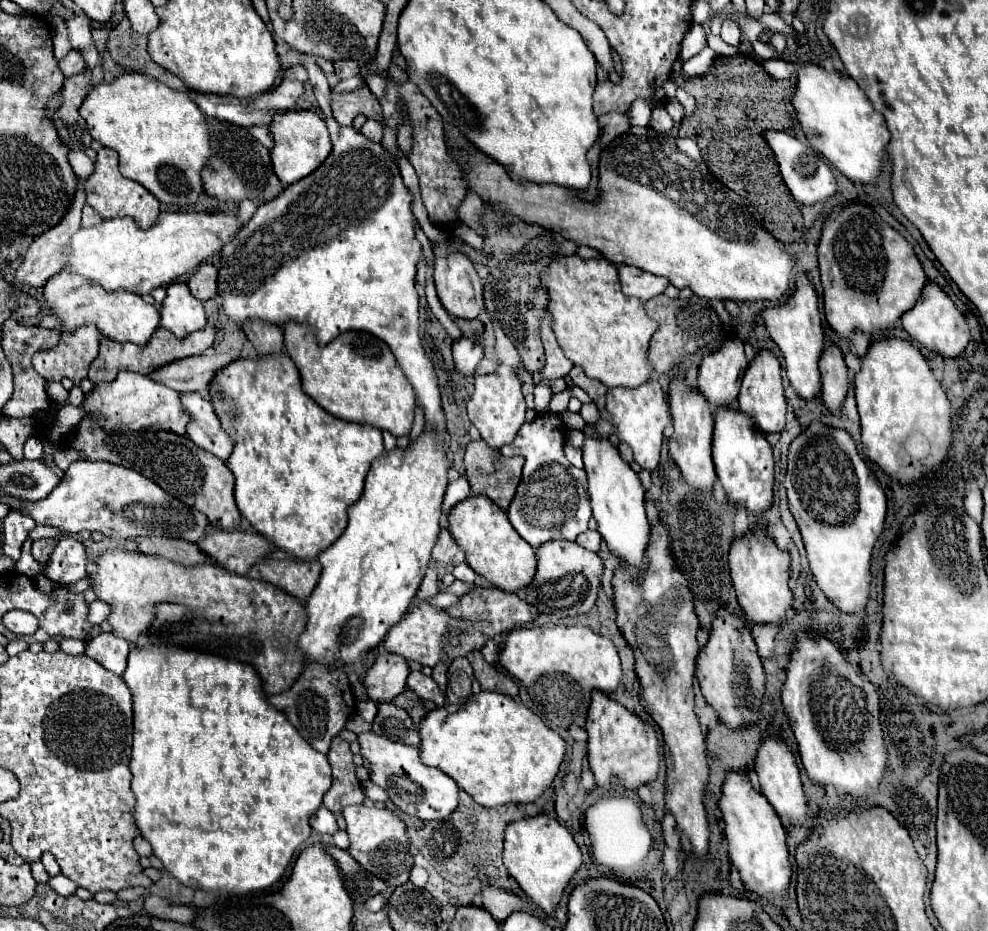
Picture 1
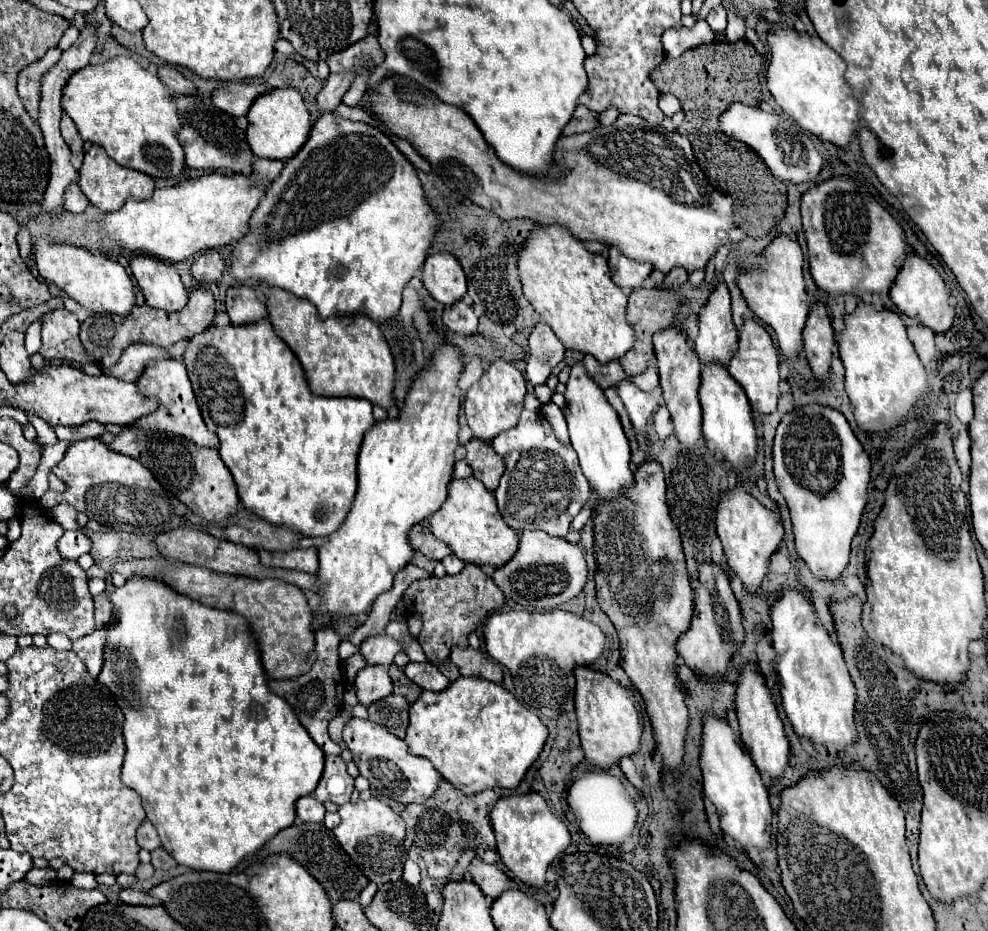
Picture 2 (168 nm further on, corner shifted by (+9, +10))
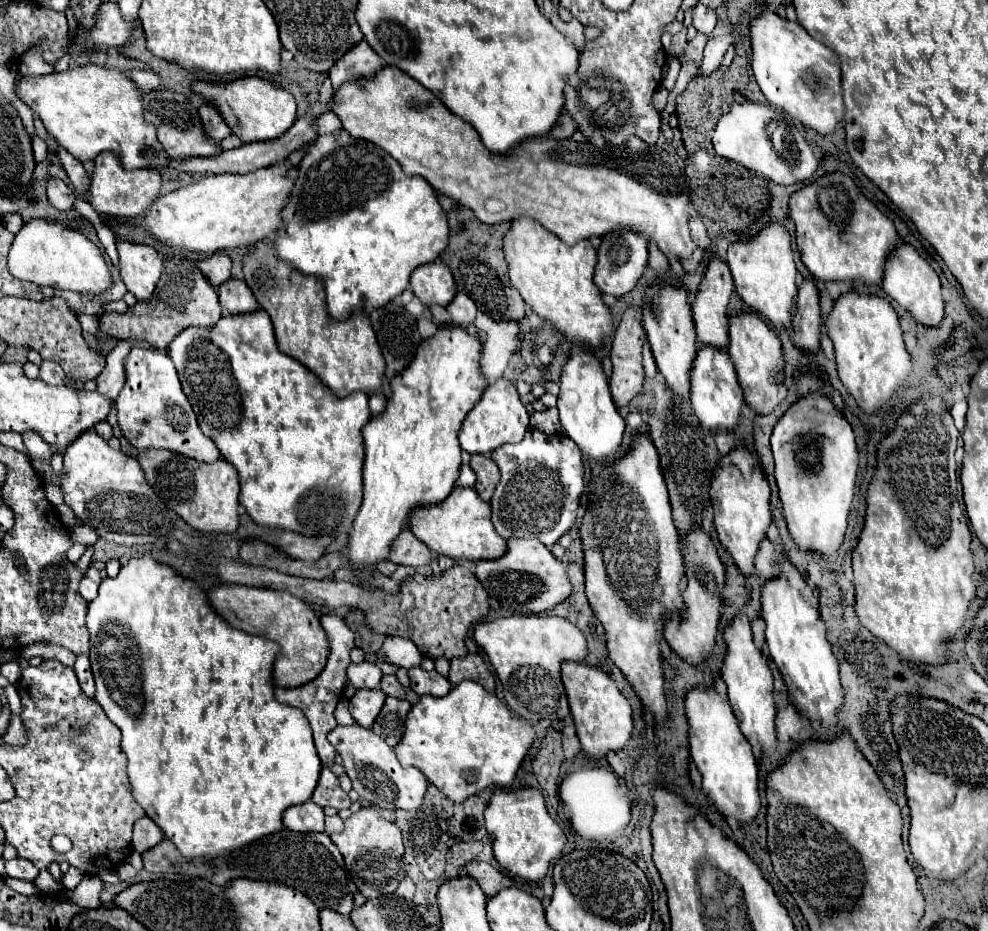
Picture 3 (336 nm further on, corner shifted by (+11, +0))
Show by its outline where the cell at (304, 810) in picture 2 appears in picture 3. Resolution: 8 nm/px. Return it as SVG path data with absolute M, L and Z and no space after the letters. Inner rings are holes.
M315 802L297 804L285 810L283 824L293 832L323 832L323 808Z

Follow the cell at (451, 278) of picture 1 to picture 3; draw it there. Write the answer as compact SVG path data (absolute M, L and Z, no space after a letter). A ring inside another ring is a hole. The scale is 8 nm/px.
M443 262L423 264L411 274L411 290L425 306L447 306L455 298L455 280Z

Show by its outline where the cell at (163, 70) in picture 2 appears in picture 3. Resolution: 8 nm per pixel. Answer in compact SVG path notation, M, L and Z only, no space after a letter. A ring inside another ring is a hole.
M133 70L131 72L131 80L139 86L141 92L151 92L151 90L159 90L163 88L163 80L155 74L155 72L145 72L145 70Z

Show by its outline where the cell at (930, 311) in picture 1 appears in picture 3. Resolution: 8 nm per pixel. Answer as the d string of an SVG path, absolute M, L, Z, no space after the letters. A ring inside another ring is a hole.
M903 244L889 254L889 262L885 264L885 278L883 278L883 290L885 294L895 300L903 310L907 310L919 324L925 324L929 328L935 328L941 324L945 312L943 312L943 298L941 298L941 282L937 272L929 266L927 260L923 260L917 250L909 244Z

